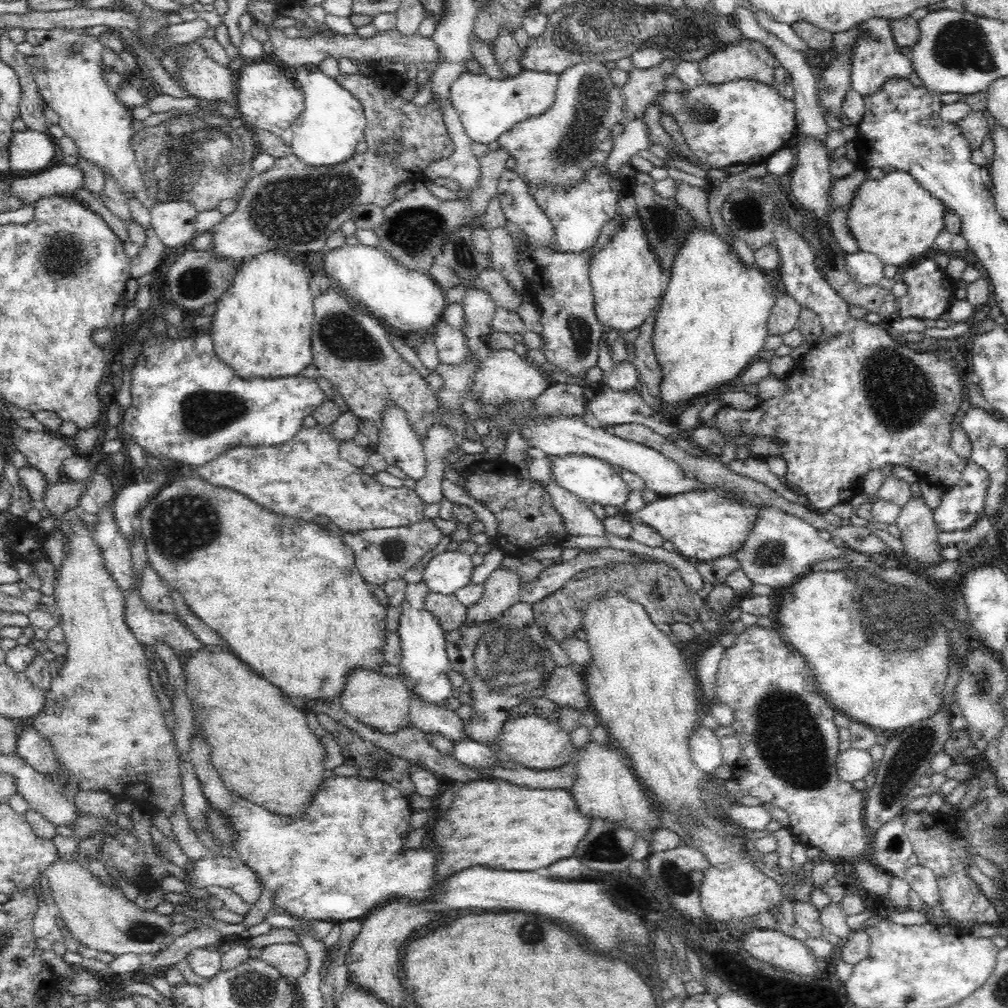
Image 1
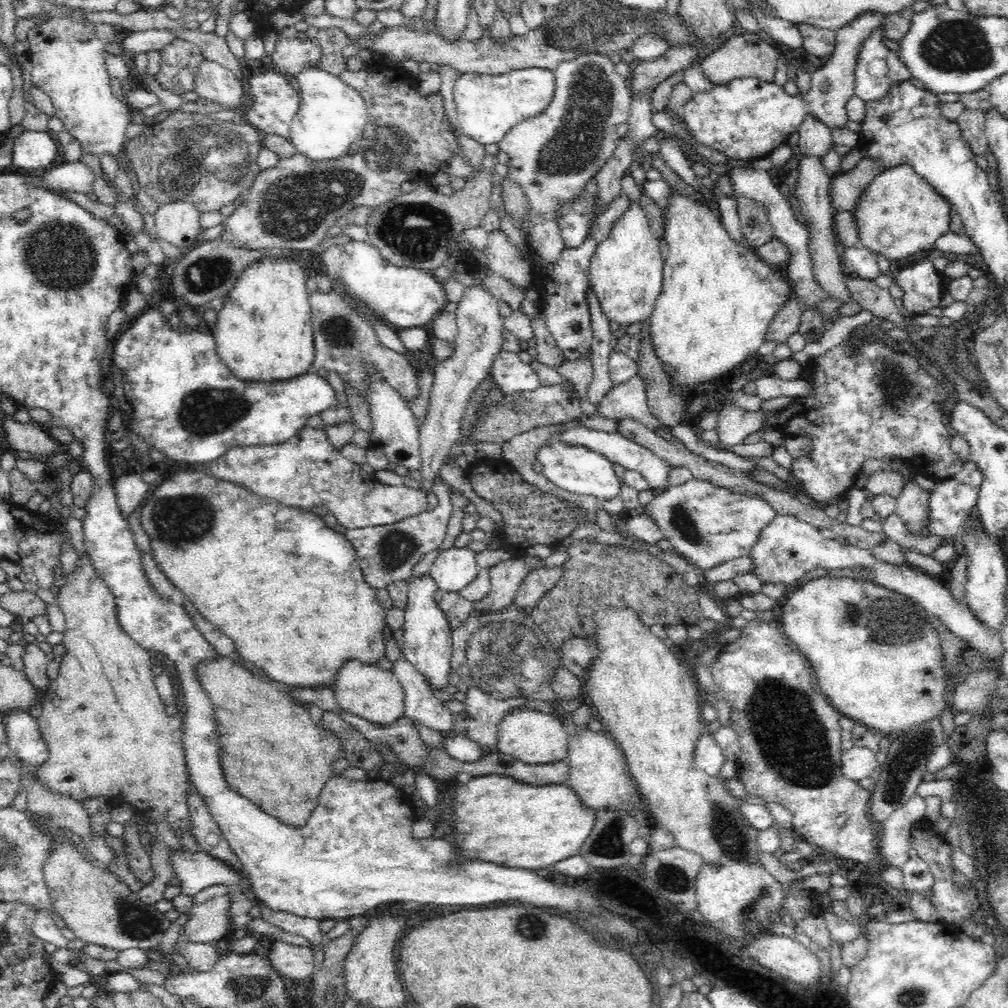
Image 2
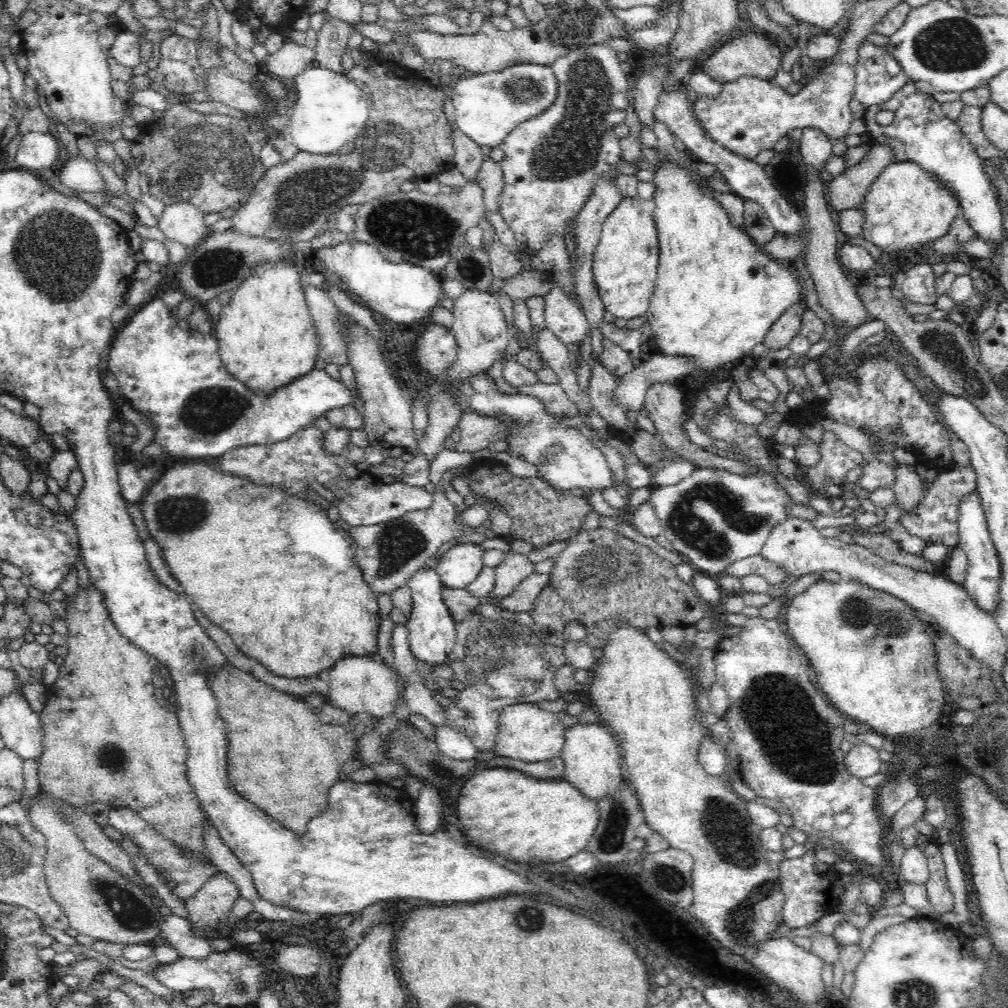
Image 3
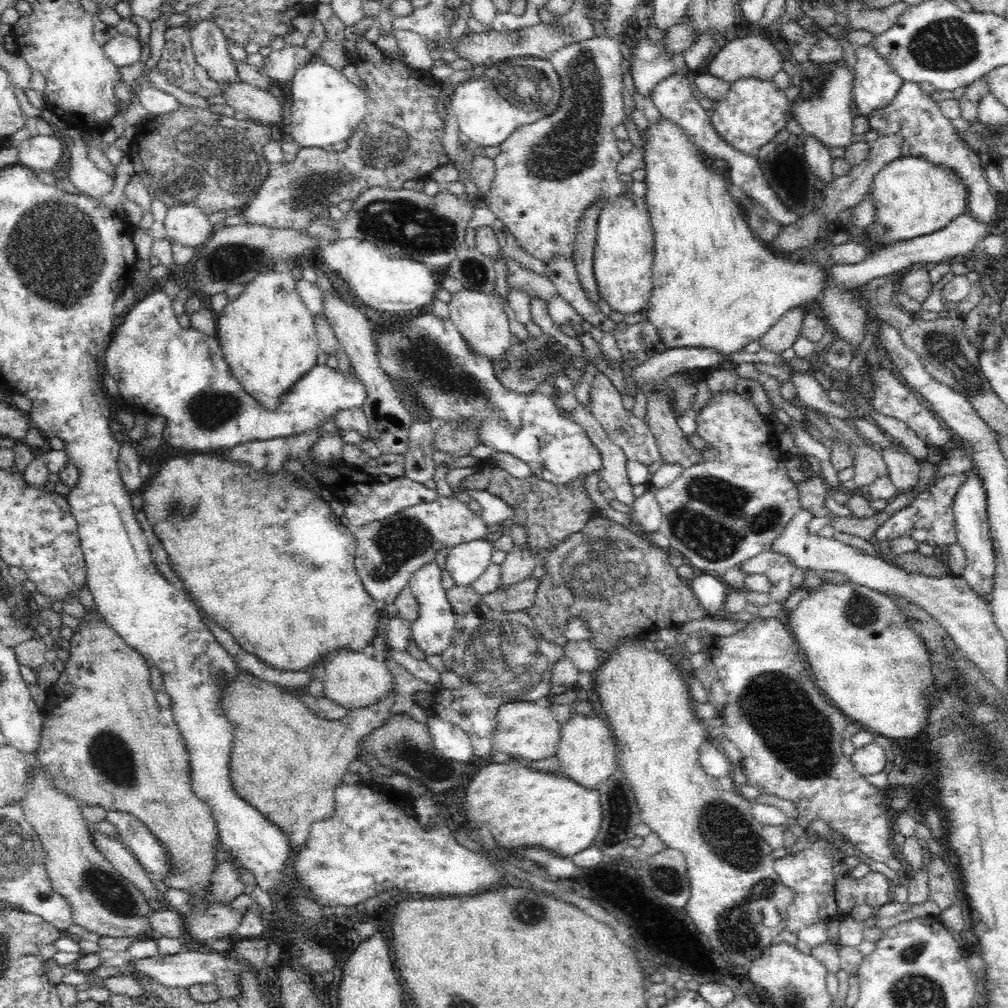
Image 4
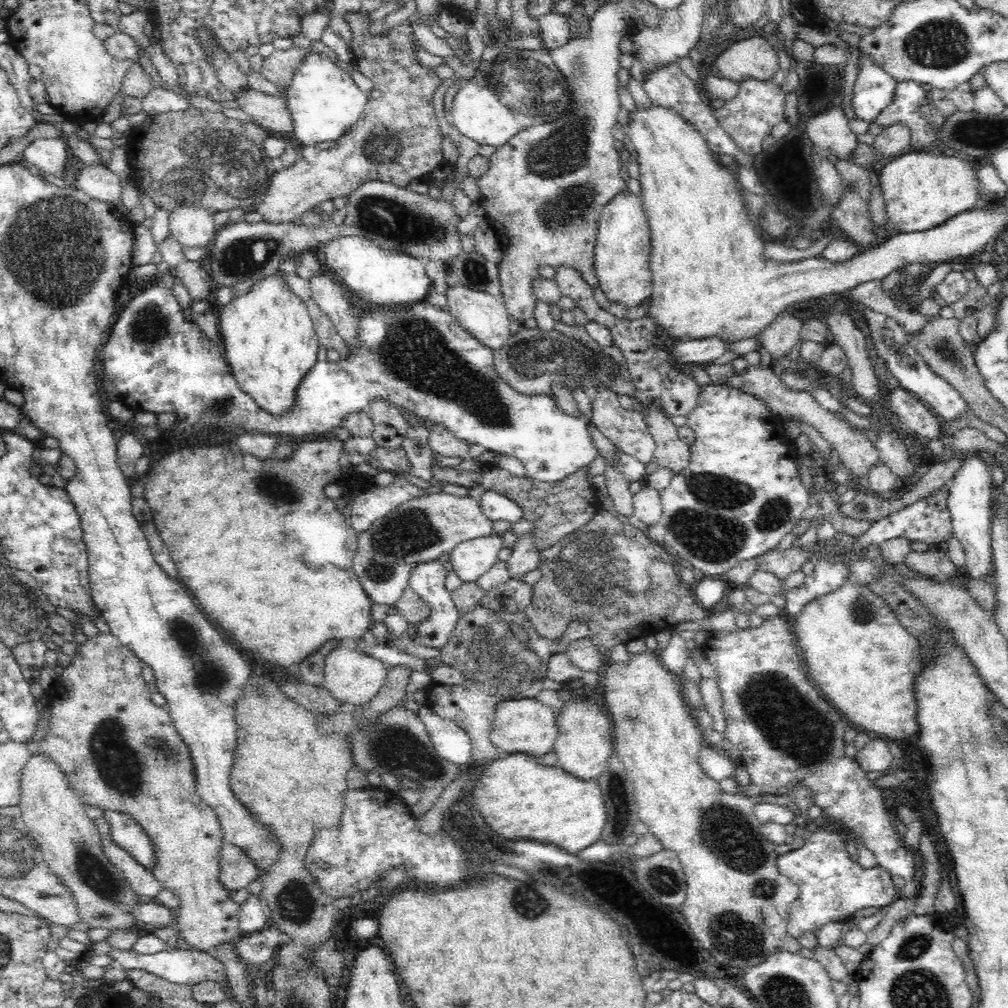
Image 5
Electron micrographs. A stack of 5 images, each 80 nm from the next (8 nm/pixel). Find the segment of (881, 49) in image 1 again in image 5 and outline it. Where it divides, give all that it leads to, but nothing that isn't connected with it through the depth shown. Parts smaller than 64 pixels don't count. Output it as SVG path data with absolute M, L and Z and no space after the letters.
M859 52L860 62L858 79L854 84L852 108L856 118L872 122L894 98L898 82L882 70L867 54Z

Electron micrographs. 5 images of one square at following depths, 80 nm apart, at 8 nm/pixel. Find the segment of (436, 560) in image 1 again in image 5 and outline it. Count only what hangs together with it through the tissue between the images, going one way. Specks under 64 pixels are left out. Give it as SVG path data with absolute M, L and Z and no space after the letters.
M494 532L490 536L473 538L461 542L450 554L453 571L463 583L476 582L498 560L498 552L504 548L502 535Z

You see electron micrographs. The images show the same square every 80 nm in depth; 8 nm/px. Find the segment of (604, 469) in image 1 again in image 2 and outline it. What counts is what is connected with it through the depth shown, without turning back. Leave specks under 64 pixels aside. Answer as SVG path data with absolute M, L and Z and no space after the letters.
M550 442L550 444L541 446L536 457L537 463L542 465L541 476L565 491L577 495L592 495L600 503L614 499L621 492L620 480L614 472L615 464L587 446Z

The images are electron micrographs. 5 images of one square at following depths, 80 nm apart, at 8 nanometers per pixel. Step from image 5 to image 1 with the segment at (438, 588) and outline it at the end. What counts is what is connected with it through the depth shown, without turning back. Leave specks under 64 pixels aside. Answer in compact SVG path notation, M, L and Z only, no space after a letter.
M424 581L407 584L404 602L400 606L402 614L399 622L400 626L397 630L401 638L402 649L398 668L400 672L412 679L414 693L423 702L446 707L445 700L452 696L451 692L453 691L446 674L452 668L448 651L446 651L446 633L438 623L438 617L432 615L430 611L426 611L426 605L424 605L428 592L430 592L430 589L426 588Z

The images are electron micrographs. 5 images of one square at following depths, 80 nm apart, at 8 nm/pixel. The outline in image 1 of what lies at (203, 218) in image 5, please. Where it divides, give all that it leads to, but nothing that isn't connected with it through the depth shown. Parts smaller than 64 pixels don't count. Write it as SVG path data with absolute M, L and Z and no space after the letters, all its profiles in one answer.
M158 202L150 210L151 224L164 246L188 247L196 234L198 213L188 202Z

